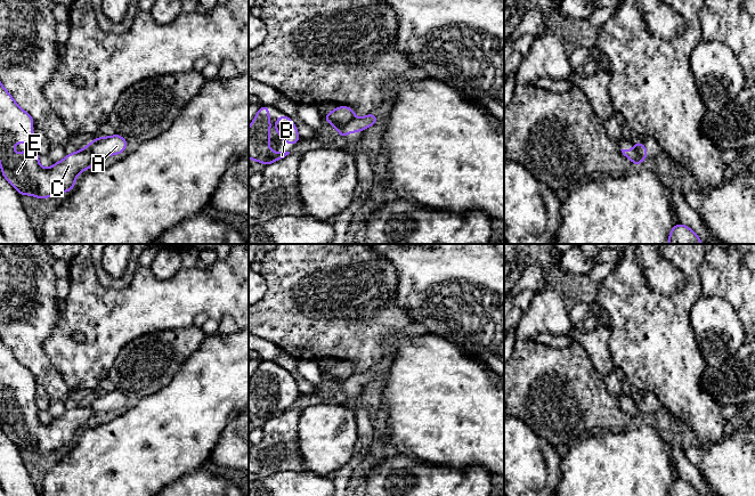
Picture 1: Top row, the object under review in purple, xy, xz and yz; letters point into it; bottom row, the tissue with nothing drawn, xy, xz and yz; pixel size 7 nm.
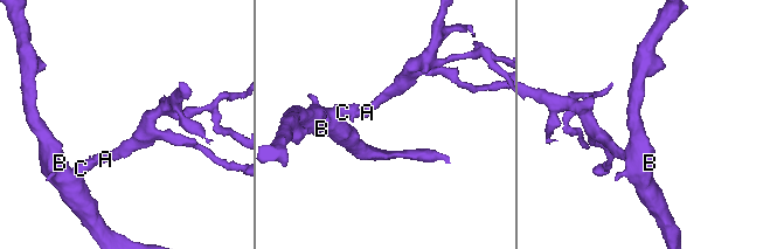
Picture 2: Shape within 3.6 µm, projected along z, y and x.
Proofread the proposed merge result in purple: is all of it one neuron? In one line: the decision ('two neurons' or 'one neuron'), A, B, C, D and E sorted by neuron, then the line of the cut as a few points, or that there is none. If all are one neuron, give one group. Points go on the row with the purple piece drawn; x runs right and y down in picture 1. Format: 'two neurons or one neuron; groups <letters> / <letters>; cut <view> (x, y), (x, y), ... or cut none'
two neurons; groups A / B C D E; cut xz (352, 118), (338, 129)

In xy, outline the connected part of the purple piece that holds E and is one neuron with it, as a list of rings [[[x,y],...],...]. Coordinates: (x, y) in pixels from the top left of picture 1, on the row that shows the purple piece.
[[[0,82],[0,166],[5,179],[14,186],[19,195],[32,195],[36,198],[48,198],[71,192],[75,186],[76,176],[96,165],[96,156],[89,147],[79,149],[66,155],[62,161],[54,163],[50,169],[42,169],[39,164],[39,153],[34,149],[22,152],[18,156],[14,155],[15,143],[35,143],[36,137],[32,133],[34,120],[23,111],[14,100],[13,96],[2,87]]]

